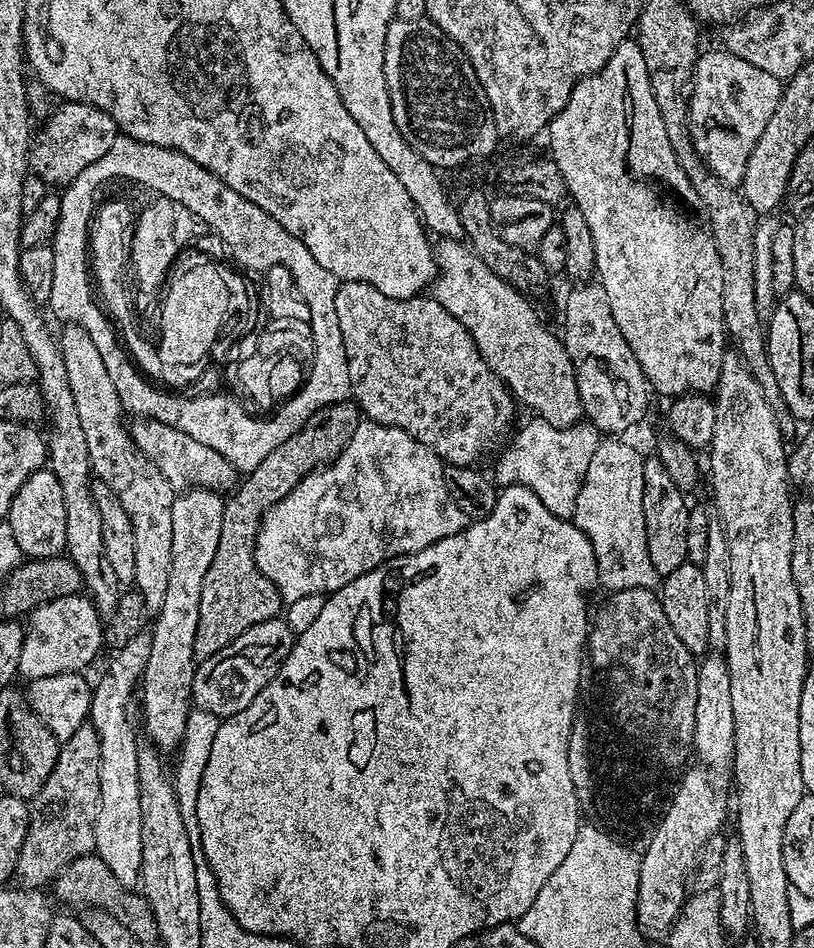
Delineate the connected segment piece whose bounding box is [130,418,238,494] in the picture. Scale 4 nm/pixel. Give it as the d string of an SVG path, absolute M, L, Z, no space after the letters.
M136 418L133 421L130 424L130 431L136 448L147 460L154 462L158 470L162 470L162 478L166 478L166 482L170 482L170 486L177 493L186 492L189 488L209 488L212 492L224 494L237 487L236 468L230 462L226 462L226 458L222 458L218 450L202 446L202 442L190 438L190 434L182 434L182 430L166 426L166 422L143 418Z

